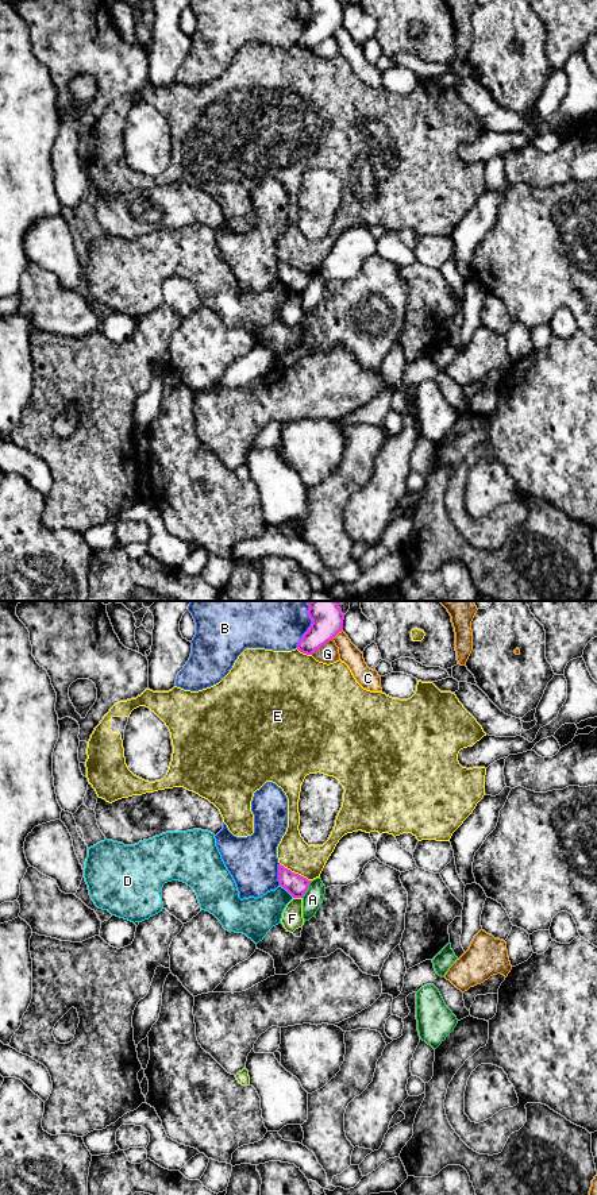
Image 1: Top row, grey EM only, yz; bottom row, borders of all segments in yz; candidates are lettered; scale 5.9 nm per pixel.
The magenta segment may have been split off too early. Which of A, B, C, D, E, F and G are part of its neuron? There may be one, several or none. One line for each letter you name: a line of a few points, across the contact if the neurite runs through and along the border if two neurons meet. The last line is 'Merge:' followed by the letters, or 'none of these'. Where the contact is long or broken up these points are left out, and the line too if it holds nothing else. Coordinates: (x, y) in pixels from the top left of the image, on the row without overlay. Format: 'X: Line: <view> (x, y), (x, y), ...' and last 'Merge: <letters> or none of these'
Merge: none of these

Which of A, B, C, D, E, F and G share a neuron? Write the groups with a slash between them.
A / B / C / D / E / F / G

